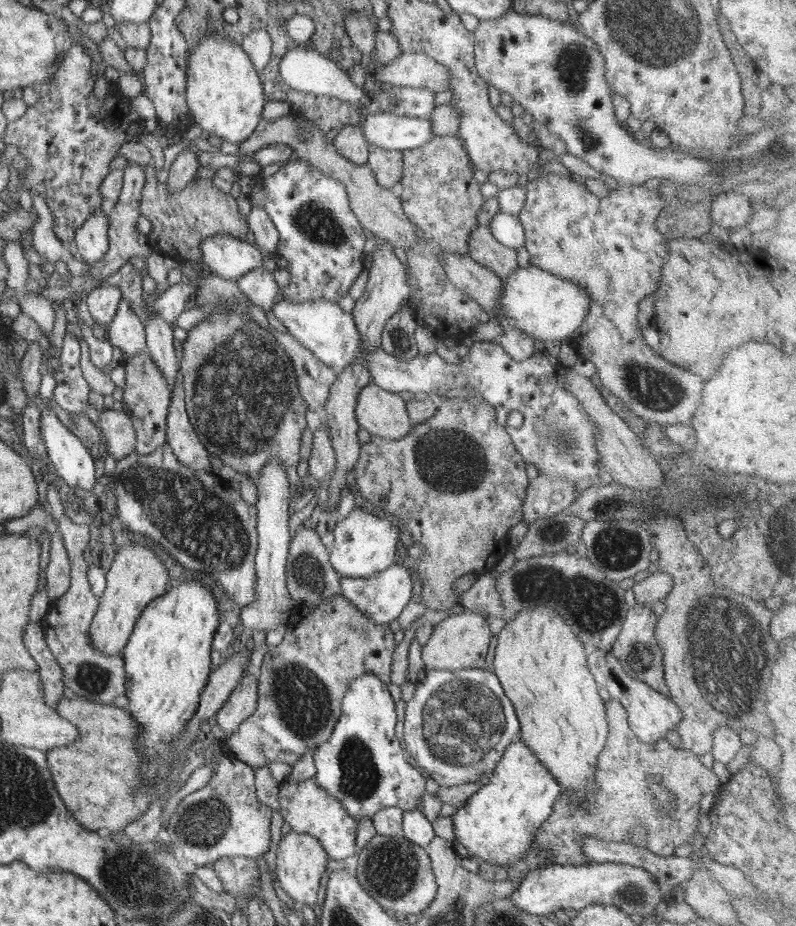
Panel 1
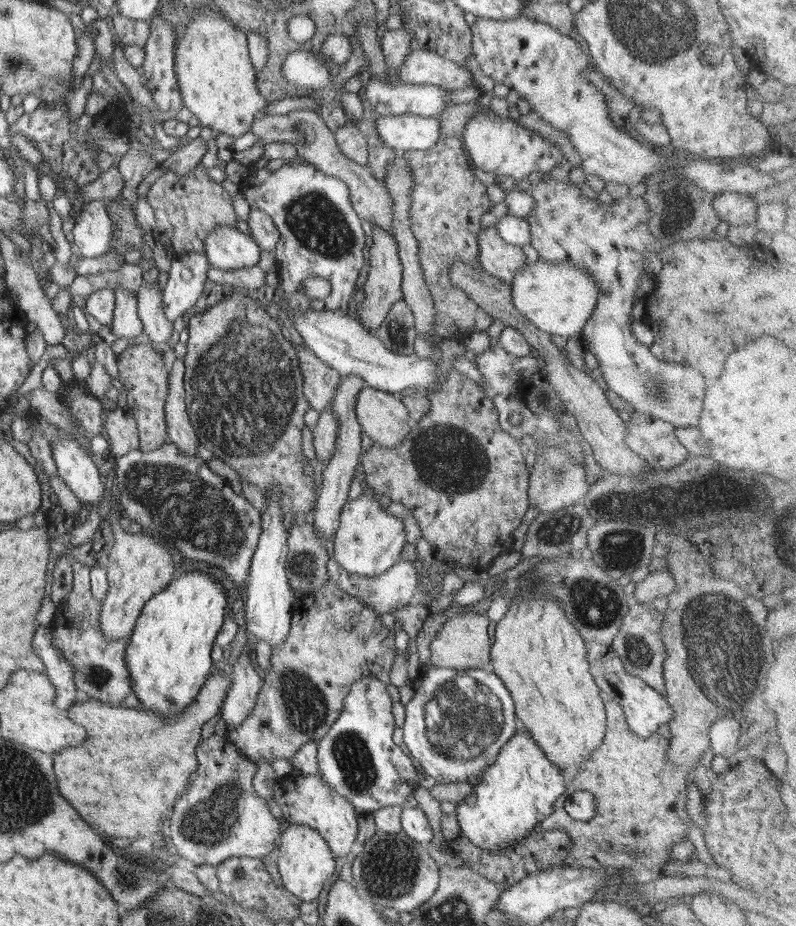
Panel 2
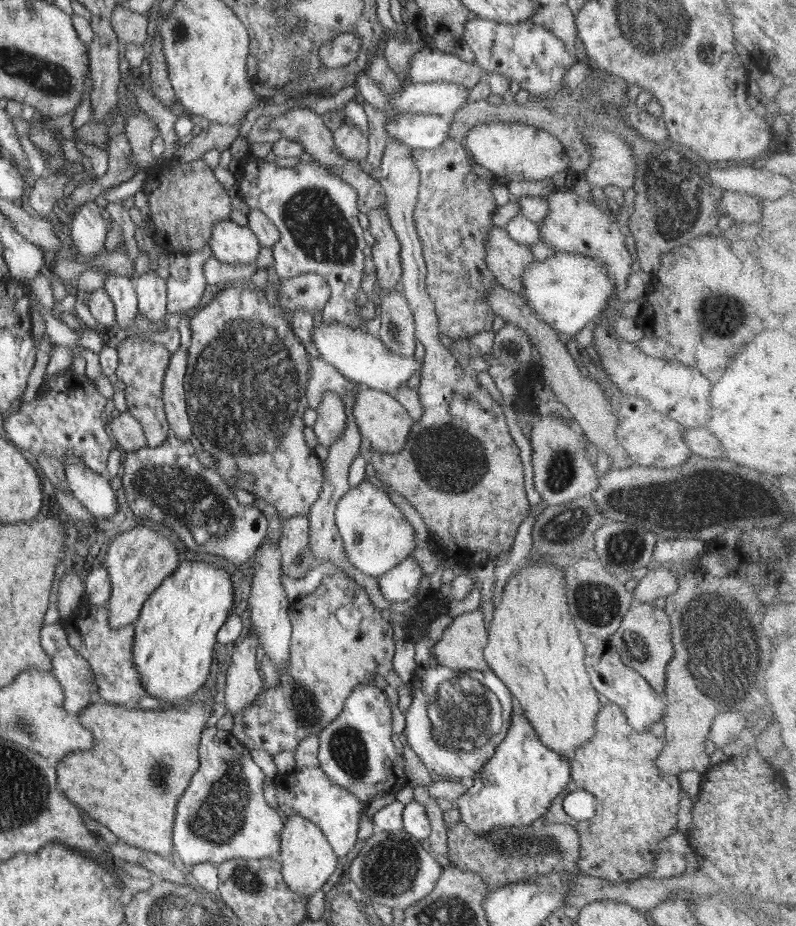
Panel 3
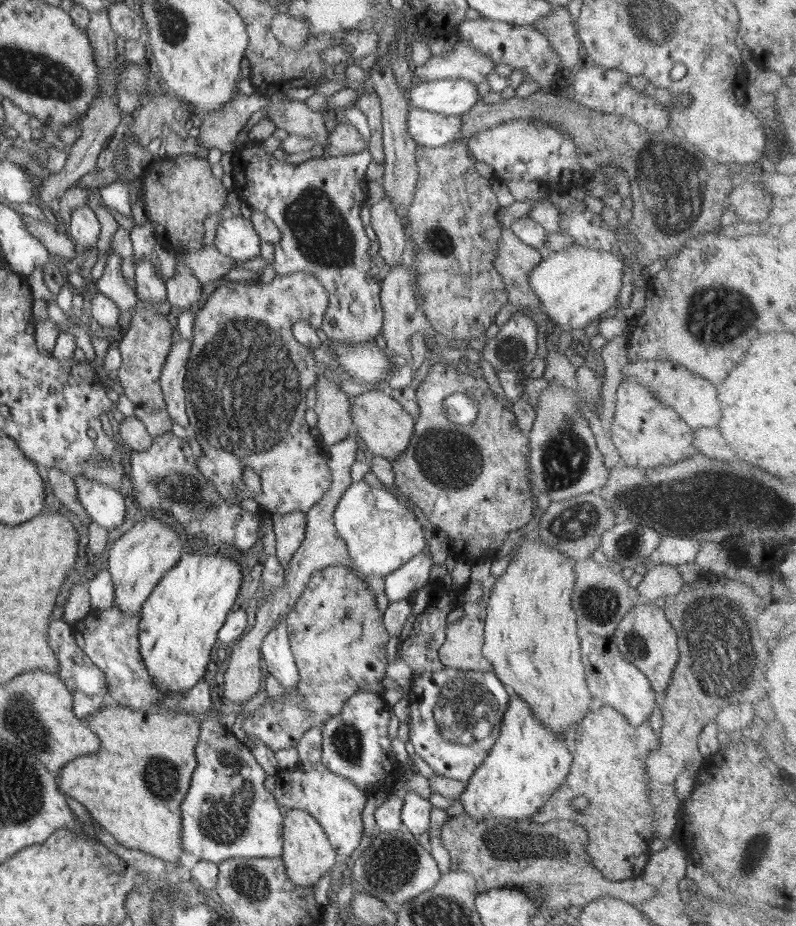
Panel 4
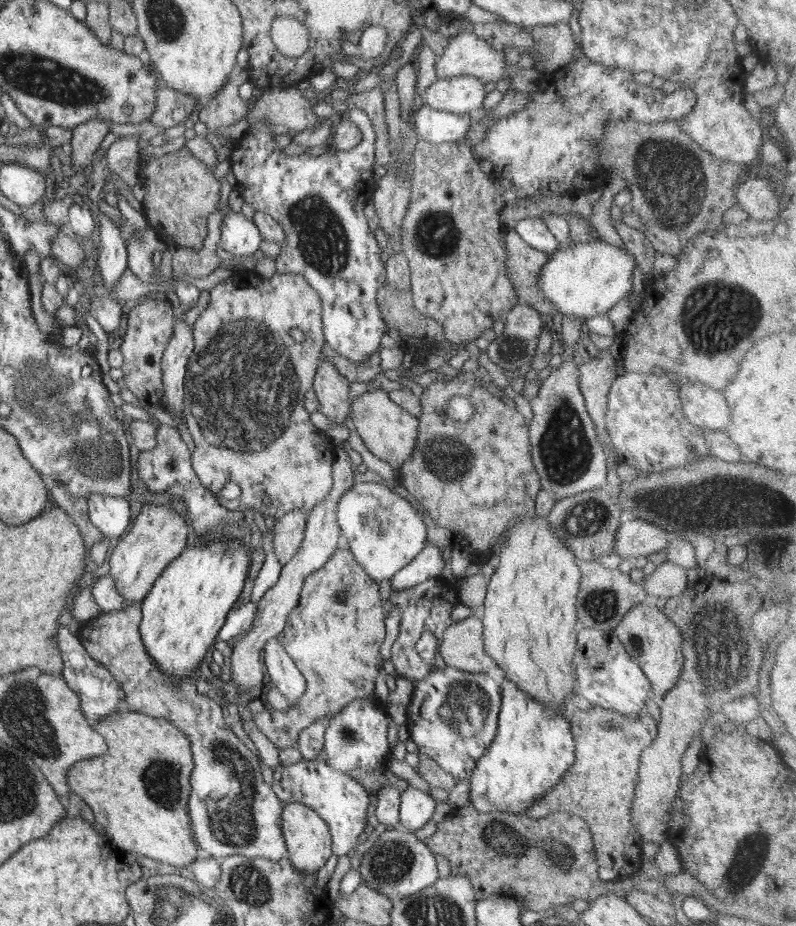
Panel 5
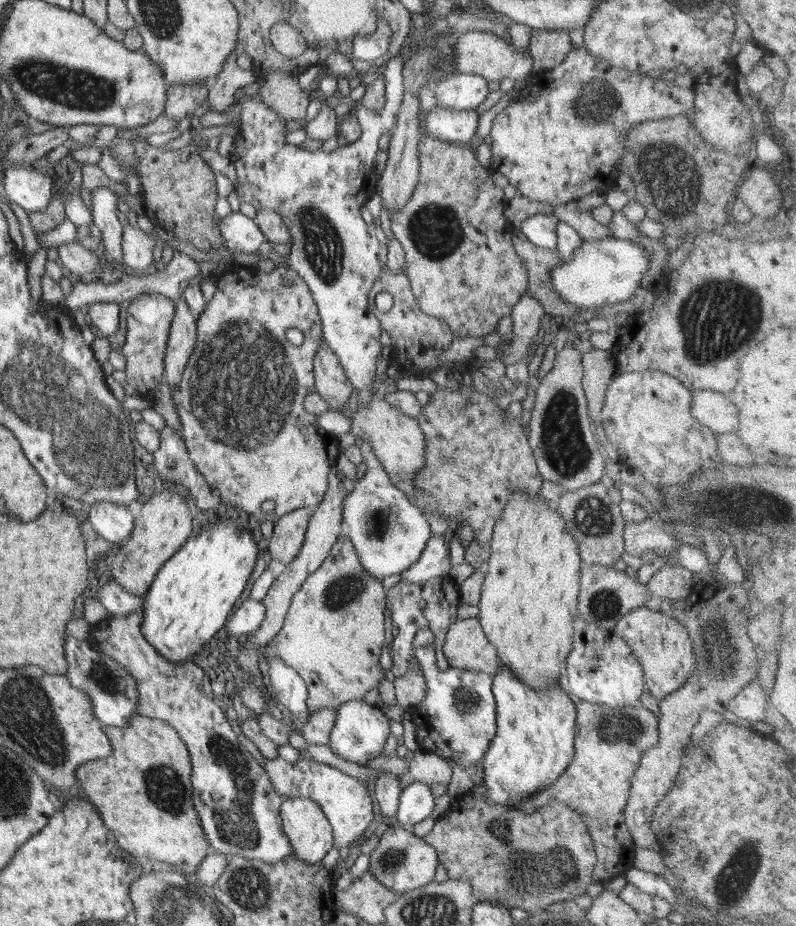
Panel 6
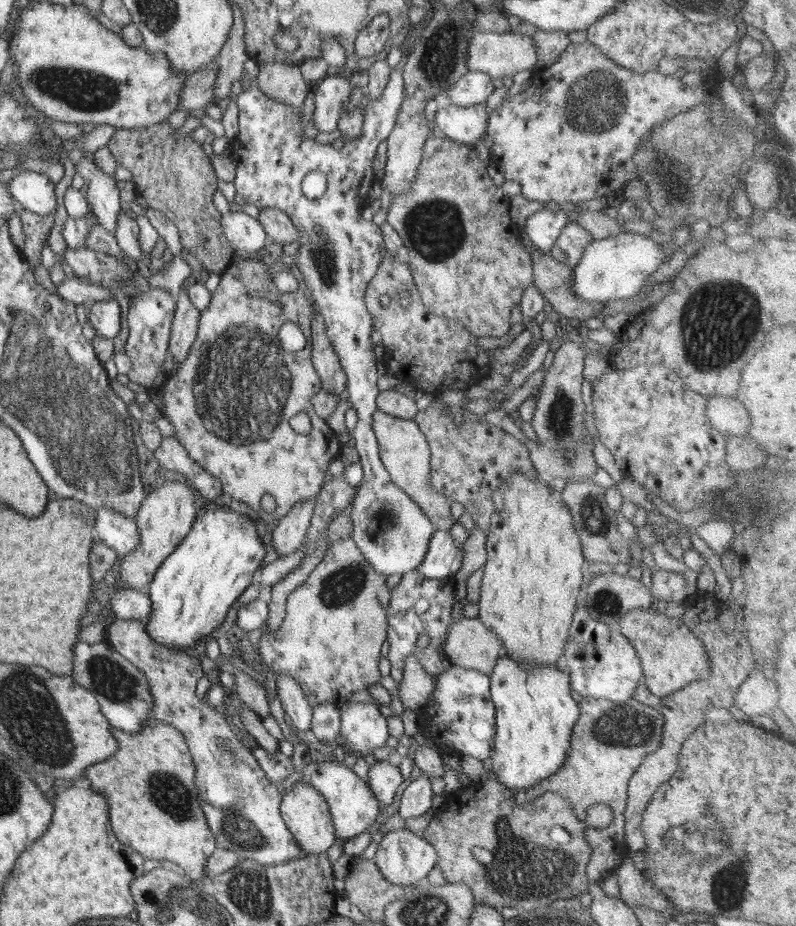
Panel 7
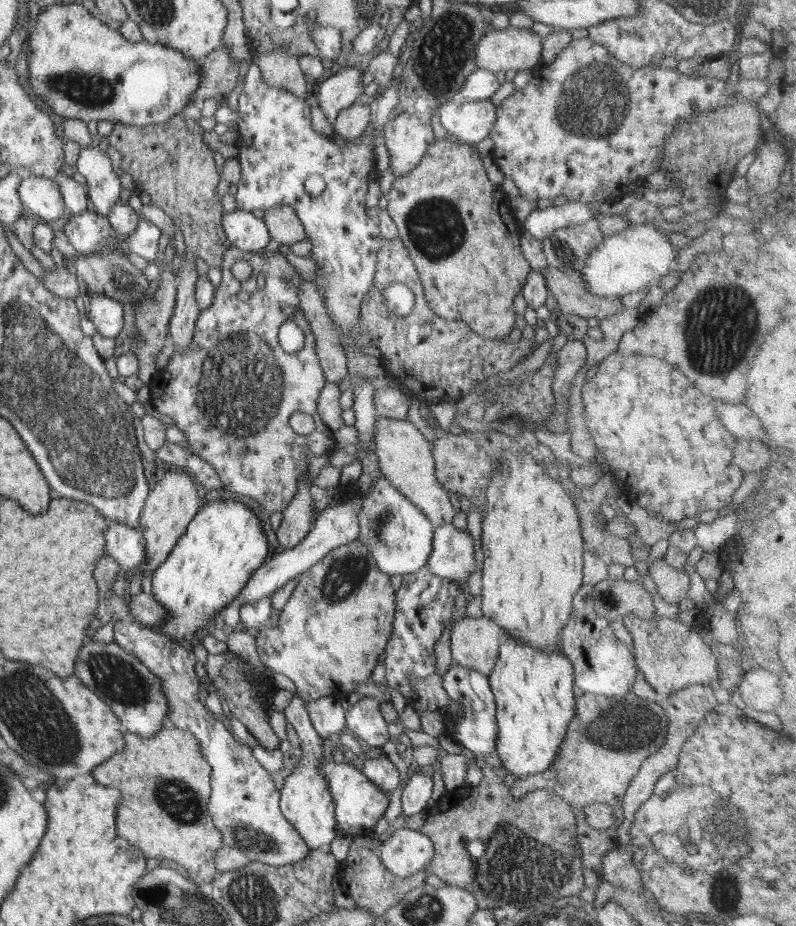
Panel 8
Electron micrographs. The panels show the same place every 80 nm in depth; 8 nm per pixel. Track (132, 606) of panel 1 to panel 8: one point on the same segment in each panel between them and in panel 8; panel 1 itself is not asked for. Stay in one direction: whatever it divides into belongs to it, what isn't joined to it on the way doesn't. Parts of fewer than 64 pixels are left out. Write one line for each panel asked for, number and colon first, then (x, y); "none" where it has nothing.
2: (139, 566)
3: (138, 561)
4: (137, 561)
5: (159, 535)
6: (162, 525)
7: (166, 516)
8: (171, 505)

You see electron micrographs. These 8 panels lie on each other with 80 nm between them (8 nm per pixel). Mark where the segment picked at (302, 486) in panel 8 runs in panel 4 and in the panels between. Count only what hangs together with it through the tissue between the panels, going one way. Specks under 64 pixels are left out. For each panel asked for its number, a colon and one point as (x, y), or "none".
4: (290, 529)
5: (289, 529)
6: (289, 534)
7: (290, 532)

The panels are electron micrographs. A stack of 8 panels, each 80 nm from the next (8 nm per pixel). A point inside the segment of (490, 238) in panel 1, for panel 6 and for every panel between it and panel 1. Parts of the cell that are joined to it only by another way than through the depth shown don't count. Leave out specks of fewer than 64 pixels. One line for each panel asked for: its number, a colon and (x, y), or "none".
2: (503, 260)
3: (506, 258)
4: (515, 260)
5: (524, 263)
6: (539, 261)

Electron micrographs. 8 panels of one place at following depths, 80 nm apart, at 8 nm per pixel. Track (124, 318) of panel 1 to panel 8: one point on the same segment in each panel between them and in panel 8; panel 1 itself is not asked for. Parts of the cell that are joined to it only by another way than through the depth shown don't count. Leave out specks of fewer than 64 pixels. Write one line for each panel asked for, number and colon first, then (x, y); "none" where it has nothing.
2: (126, 323)
3: (120, 289)
4: (112, 283)
5: (112, 258)
6: (104, 201)
7: (103, 196)
8: (103, 186)

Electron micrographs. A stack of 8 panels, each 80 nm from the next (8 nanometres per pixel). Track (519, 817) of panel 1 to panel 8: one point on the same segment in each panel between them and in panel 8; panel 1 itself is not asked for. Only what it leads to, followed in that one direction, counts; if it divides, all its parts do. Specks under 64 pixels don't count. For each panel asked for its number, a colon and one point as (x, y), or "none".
2: (518, 791)
3: (515, 787)
4: (528, 762)
5: (533, 747)
6: (534, 741)
7: (534, 712)
8: (533, 692)

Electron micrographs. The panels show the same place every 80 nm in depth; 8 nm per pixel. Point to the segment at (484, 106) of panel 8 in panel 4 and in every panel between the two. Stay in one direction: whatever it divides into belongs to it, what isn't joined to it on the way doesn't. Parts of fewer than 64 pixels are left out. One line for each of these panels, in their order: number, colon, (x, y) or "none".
4: (430, 129)
5: (436, 126)
6: (446, 123)
7: (464, 125)

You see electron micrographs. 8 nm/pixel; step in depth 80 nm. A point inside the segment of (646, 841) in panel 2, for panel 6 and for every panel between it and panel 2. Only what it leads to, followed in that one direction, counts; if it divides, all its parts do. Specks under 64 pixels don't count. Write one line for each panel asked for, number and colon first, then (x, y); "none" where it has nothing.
3: (636, 804)
4: (609, 769)
5: (600, 786)
6: (609, 743)

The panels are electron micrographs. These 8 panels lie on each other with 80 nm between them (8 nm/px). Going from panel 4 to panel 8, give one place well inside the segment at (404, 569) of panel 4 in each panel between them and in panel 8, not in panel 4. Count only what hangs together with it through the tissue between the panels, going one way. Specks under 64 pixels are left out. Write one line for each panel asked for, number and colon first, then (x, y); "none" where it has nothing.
5: (428, 564)
6: (434, 562)
7: (443, 560)
8: (452, 557)

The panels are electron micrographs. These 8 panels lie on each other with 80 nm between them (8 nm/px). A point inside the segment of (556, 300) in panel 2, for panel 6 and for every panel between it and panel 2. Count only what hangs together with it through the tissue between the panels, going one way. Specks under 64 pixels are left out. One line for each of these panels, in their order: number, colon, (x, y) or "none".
3: (566, 290)
4: (575, 286)
5: (584, 280)
6: (600, 273)

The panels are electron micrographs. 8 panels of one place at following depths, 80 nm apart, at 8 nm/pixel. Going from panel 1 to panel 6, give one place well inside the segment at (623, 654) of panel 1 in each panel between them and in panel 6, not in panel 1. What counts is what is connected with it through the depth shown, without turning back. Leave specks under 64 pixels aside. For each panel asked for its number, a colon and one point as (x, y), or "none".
2: (638, 643)
3: (642, 640)
4: (646, 638)
5: (655, 643)
6: (662, 645)

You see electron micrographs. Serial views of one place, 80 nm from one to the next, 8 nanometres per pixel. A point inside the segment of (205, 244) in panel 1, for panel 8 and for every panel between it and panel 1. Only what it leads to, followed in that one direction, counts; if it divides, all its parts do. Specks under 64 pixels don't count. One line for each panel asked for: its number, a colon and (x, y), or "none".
2: (228, 248)
3: (230, 242)
4: (235, 237)
5: (240, 236)
6: (240, 233)
7: (243, 232)
8: (245, 231)

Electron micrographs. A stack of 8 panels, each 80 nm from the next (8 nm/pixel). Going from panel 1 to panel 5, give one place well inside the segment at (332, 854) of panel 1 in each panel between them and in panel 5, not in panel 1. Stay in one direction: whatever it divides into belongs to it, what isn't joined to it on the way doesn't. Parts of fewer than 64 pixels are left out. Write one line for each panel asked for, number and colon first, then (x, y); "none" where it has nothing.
2: (304, 800)
3: (307, 792)
4: (337, 804)
5: (339, 799)

